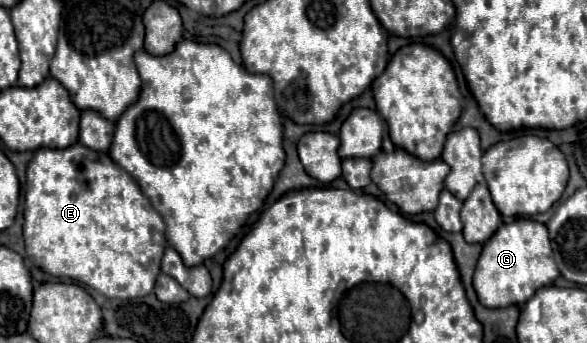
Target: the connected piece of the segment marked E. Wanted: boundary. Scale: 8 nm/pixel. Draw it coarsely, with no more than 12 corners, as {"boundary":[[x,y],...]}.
{"boundary":[[107,153],[27,165],[27,257],[109,299],[153,291],[165,223]]}

